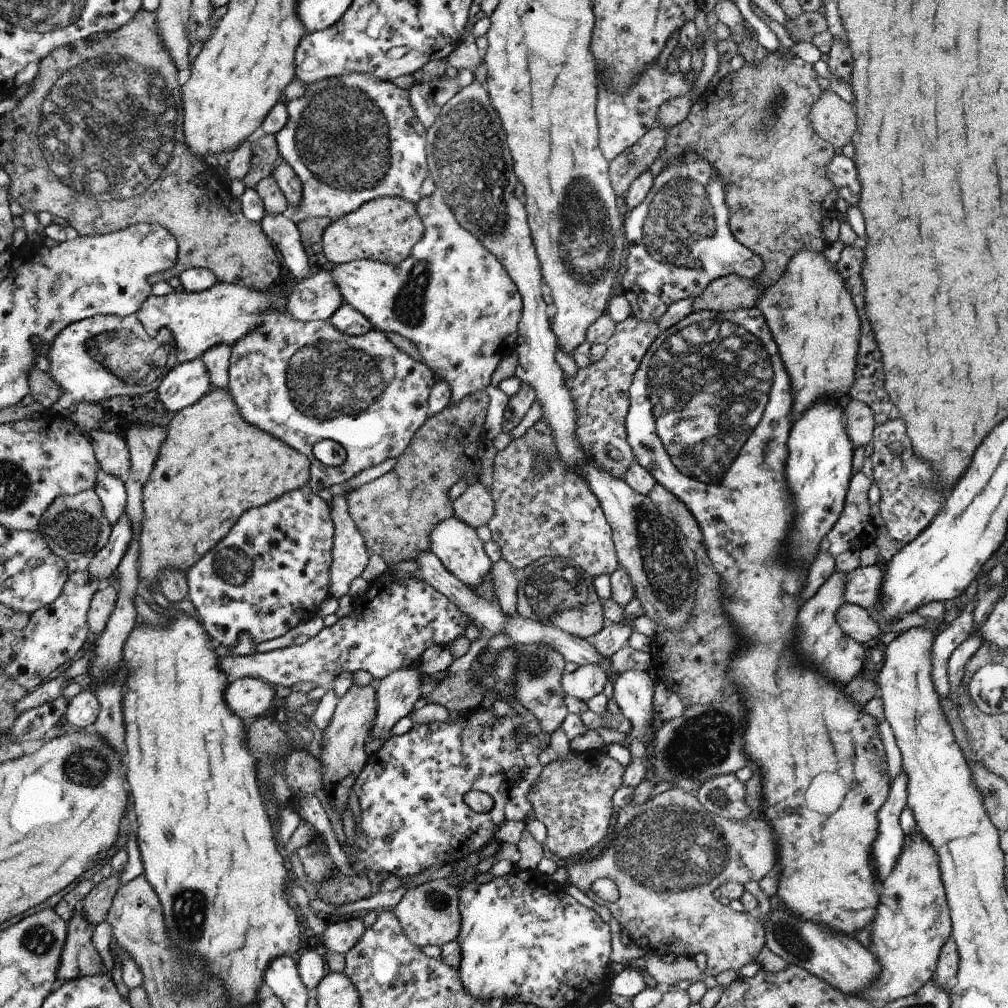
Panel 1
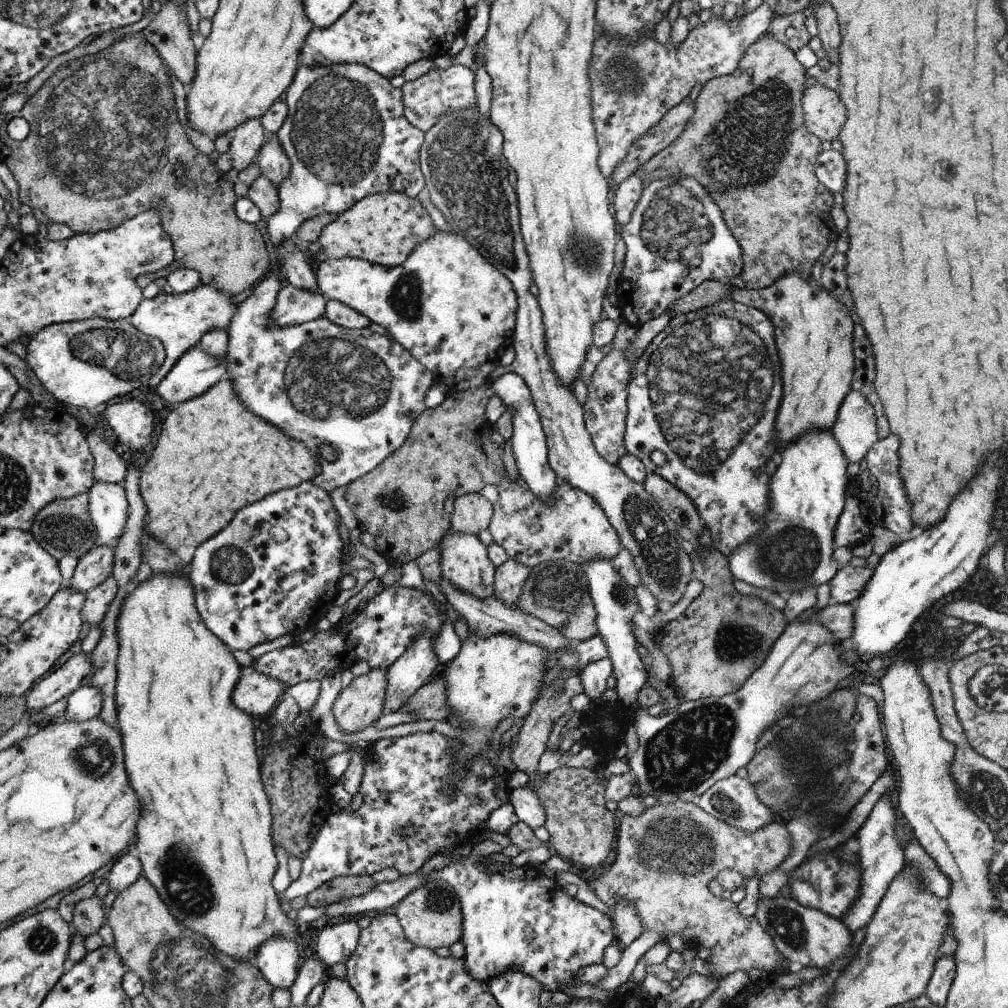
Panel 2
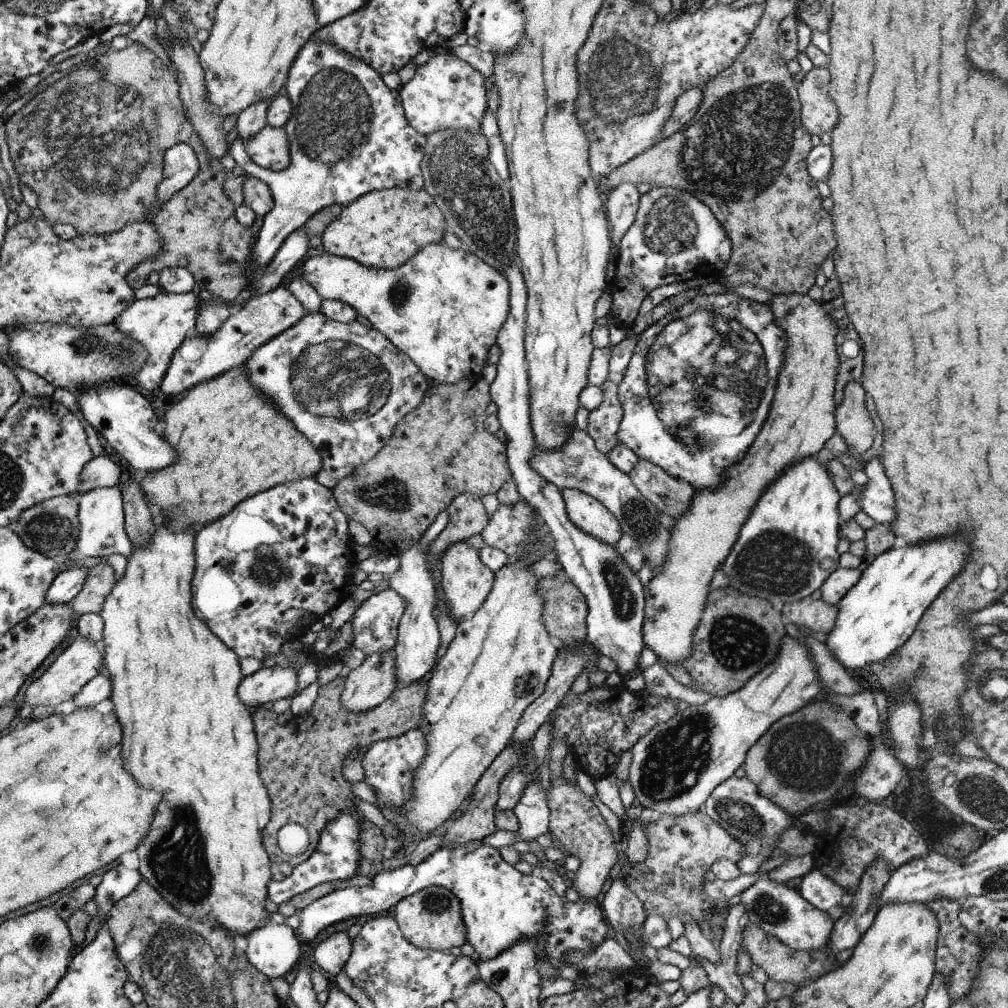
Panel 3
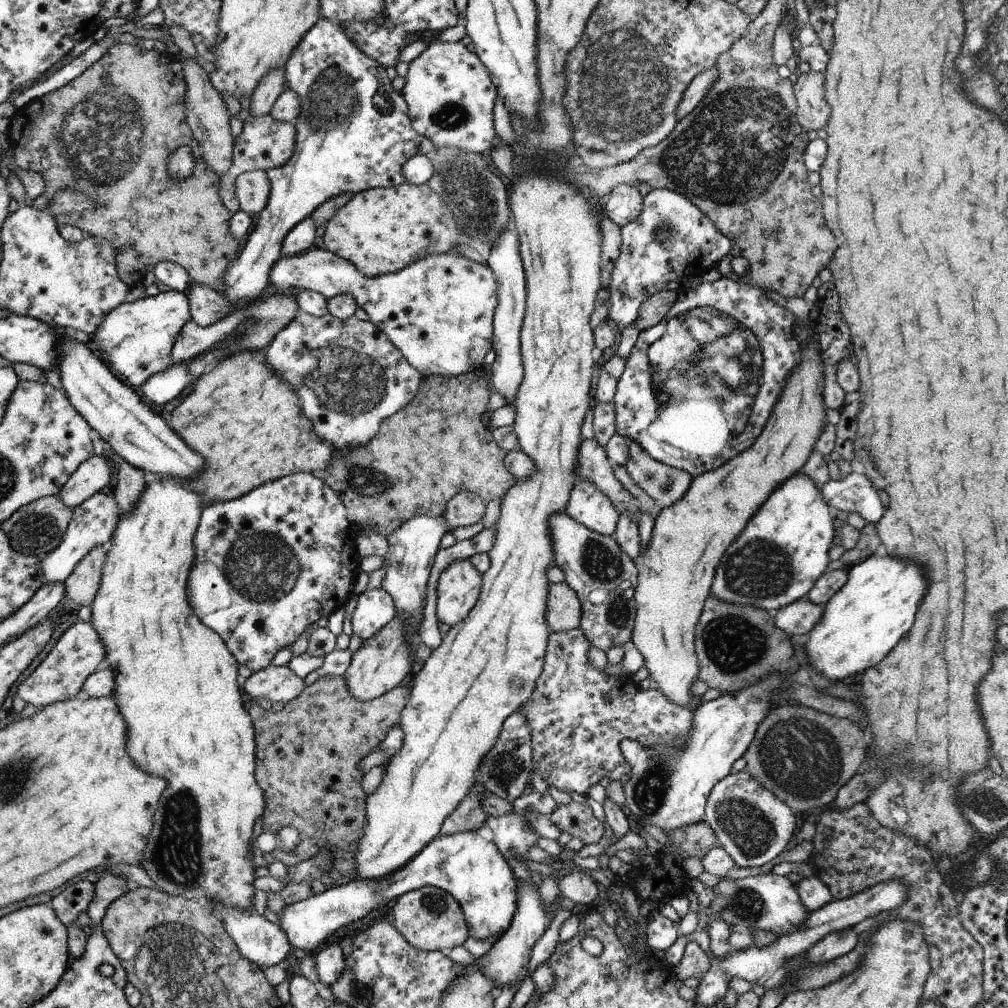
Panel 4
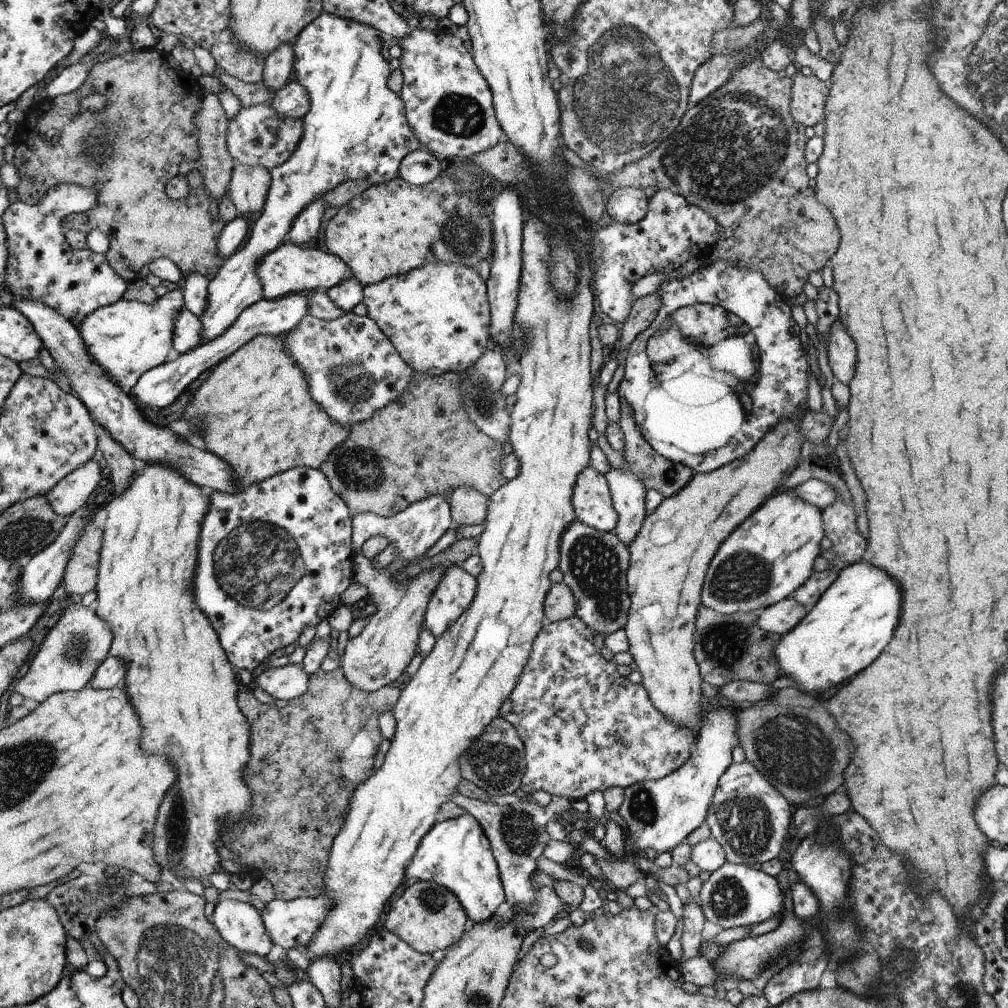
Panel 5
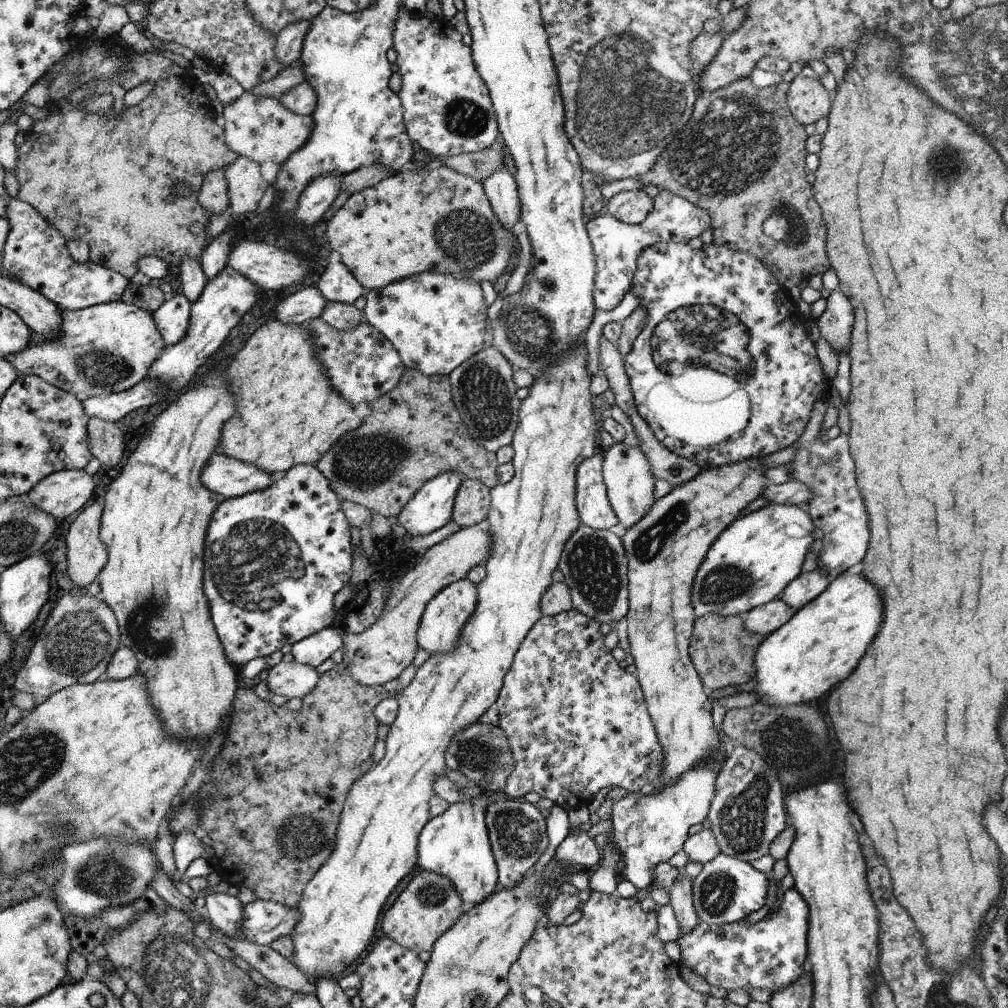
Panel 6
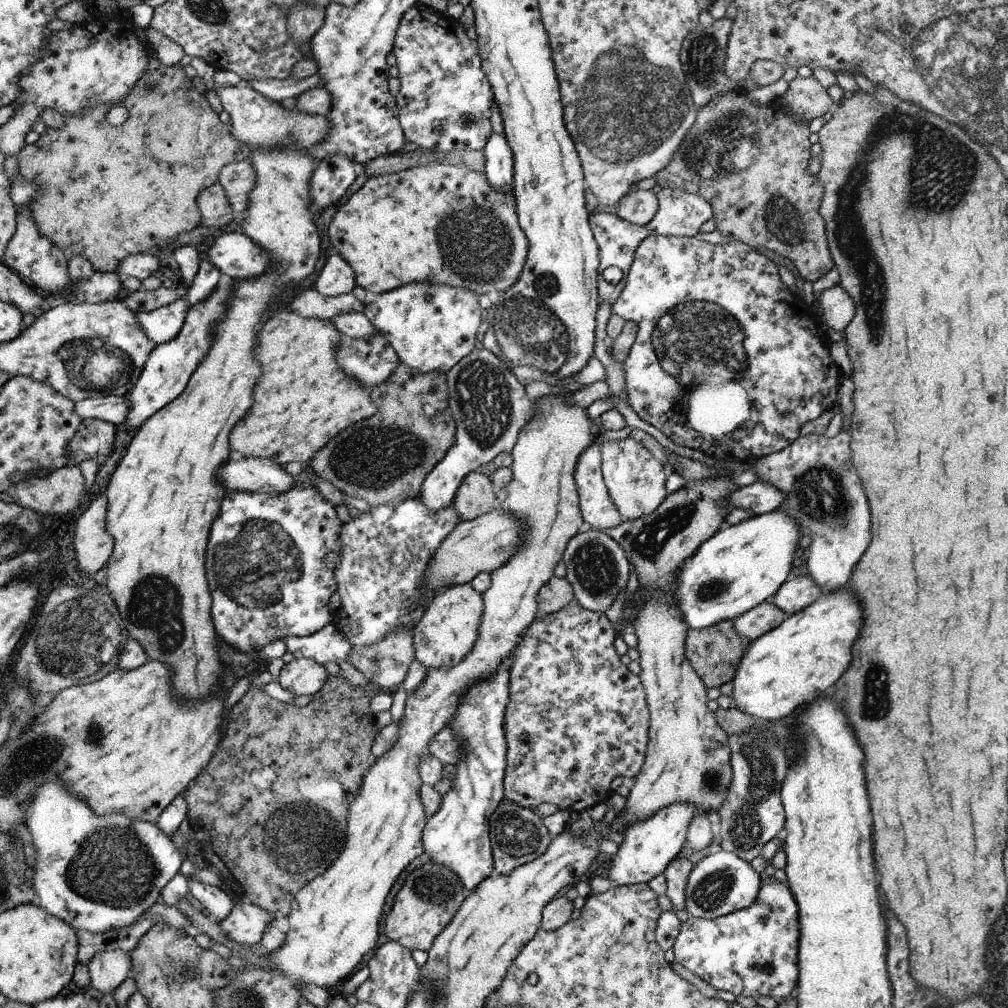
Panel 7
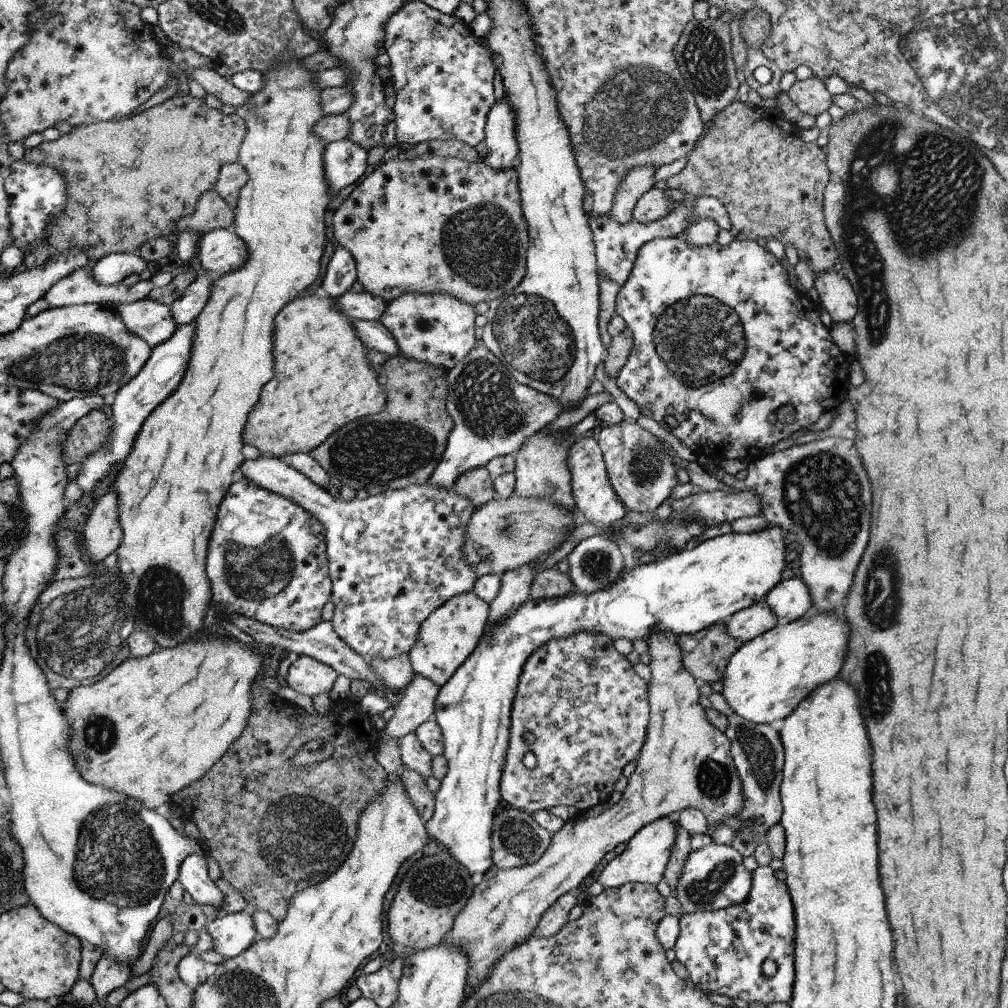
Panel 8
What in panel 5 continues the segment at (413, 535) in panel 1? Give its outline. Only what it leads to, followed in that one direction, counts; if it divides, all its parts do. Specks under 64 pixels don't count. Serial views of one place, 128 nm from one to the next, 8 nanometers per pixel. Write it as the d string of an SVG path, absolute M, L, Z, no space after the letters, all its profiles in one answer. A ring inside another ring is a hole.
M415 372L404 394L400 394L386 408L376 410L370 420L351 426L350 438L336 446L328 460L320 465L319 469L327 475L332 490L351 507L353 515L371 512L388 518L432 494L449 496L460 486L470 486L482 496L490 498L508 482L501 472L502 445L479 430L464 410L460 390L464 375L455 372L441 375Z

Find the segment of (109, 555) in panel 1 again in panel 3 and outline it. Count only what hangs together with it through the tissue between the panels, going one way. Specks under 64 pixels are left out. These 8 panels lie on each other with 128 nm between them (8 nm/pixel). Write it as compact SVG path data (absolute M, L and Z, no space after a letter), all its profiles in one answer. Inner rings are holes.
M77 566L61 570L54 584L48 589L47 603L67 604L73 601L88 582L88 570L90 568Z

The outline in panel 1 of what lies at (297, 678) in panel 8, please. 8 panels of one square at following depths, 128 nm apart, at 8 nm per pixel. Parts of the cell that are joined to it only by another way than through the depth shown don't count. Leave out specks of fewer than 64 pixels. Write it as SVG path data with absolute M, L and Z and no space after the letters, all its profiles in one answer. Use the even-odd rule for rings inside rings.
M243 677L232 681L228 688L228 706L244 721L253 721L268 713L276 698L275 686L262 679Z

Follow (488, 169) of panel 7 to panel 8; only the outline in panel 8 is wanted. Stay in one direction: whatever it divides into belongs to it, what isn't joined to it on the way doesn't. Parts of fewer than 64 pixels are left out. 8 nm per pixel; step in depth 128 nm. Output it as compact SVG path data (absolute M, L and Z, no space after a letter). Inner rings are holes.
M504 97L492 105L485 126L485 140L482 146L488 150L482 158L492 170L512 170L512 161L519 152L516 140L516 114Z

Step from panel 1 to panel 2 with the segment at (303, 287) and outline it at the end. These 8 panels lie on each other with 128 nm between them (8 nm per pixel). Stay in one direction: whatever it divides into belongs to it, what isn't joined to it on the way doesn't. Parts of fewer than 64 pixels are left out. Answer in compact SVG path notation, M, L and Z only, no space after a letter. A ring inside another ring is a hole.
M293 285L284 286L278 292L271 313L269 314L269 320L278 327L293 326L295 324L302 324L318 318L323 317L325 305L328 299L326 299L319 290L314 293L313 291L306 291L298 289Z

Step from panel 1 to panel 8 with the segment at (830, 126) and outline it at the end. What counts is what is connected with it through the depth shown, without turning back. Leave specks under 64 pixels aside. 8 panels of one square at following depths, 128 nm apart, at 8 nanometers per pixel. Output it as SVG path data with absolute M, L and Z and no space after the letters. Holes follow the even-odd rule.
M818 77L797 80L785 95L802 113L815 117L828 110L833 104L833 97L824 86L824 81Z

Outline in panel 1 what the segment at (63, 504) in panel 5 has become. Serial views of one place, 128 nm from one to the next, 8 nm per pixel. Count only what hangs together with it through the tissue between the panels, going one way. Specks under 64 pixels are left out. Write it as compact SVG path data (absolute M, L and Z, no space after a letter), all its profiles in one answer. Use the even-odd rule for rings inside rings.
M98 427L90 433L94 444L95 458L99 463L99 469L103 469L108 475L126 480L131 468L129 449L127 442L116 433L104 432Z

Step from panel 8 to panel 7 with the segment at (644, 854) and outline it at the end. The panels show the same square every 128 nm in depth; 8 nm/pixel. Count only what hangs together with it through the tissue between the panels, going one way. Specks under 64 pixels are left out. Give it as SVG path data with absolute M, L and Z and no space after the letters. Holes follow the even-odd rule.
M678 802L658 810L648 820L626 826L622 832L623 842L618 846L617 853L612 856L612 866L610 866L609 878L614 886L646 884L658 874L662 874L668 864L686 846L688 826L700 814L706 814L704 810L700 810L700 806L696 808L694 804Z

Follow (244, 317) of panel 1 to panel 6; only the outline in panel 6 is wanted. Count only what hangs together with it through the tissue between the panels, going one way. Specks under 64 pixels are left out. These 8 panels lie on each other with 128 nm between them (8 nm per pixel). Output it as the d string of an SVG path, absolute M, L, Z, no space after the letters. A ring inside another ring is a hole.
M120 300L82 310L62 311L62 324L60 324L58 338L54 340L45 338L42 344L32 343L18 354L8 354L3 357L16 368L19 375L40 377L55 387L60 387L60 390L87 398L110 396L138 385L148 376L152 362L160 358L164 348L166 348L166 342L160 334L159 327L156 326L155 315L150 310L144 310L143 307Z

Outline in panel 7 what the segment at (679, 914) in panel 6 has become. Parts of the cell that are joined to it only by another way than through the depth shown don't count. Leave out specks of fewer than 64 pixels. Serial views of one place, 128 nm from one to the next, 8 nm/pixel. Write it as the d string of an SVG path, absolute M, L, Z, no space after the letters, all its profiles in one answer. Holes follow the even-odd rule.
M678 855L663 872L667 882L665 894L672 902L672 911L674 912L686 908L686 882L688 882L691 870L692 863Z

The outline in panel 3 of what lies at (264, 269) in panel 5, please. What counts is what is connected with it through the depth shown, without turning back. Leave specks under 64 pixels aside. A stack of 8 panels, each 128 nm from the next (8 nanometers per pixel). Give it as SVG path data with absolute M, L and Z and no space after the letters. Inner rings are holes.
M444 241L440 242L440 244L424 246L424 249L418 250L408 262L404 262L400 268L394 270L368 268L363 263L352 258L339 257L325 252L320 254L320 256L306 257L296 271L310 286L315 287L323 300L341 300L344 304L352 306L357 314L367 318L372 323L372 326L376 330L381 331L400 352L407 354L412 359L412 362L418 366L422 374L434 384L458 384L464 378L480 377L484 367L489 364L488 352L492 345L496 344L500 328L506 322L508 312L510 312L510 284L508 284L508 280L506 280L503 273L498 269L492 268L492 266L488 266L486 262L480 260L478 256L473 255L469 251L450 248Z

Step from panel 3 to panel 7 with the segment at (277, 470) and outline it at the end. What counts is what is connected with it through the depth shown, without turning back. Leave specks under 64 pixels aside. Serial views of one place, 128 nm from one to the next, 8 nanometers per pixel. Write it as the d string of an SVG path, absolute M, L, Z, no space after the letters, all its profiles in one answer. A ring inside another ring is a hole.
M284 309L276 316L272 315L261 328L264 328L264 332L256 334L260 336L260 348L256 344L254 358L260 362L260 366L264 366L264 382L260 382L260 390L256 390L256 402L252 402L248 418L240 422L236 438L231 440L232 450L242 452L245 457L268 458L281 467L286 467L290 462L300 462L306 466L328 441L352 424L374 416L378 408L372 402L370 391L350 378L336 362L336 348L343 338L333 322L321 318L304 318Z

